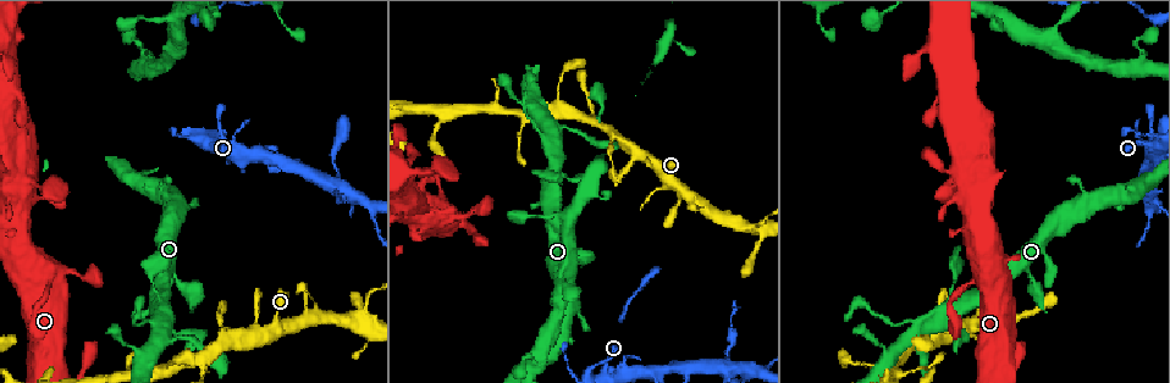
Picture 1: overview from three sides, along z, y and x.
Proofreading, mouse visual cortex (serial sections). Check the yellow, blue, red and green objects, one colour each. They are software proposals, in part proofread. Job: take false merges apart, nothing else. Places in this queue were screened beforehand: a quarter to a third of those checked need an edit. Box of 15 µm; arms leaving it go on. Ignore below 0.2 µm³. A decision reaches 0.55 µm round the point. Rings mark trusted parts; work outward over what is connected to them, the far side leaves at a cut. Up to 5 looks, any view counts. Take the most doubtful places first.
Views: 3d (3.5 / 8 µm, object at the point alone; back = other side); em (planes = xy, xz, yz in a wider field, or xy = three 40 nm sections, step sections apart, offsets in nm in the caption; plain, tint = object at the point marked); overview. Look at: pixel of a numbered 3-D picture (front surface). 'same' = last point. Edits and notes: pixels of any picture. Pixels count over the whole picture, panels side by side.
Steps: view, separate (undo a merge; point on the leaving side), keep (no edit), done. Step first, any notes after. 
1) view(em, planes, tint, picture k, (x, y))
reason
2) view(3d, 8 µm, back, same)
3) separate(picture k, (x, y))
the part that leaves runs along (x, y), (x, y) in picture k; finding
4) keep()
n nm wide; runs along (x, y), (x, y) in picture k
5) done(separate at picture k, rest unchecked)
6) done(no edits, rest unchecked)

view(3d, 3.5 µm, picture 1, (206, 357))
two arms in line, one across

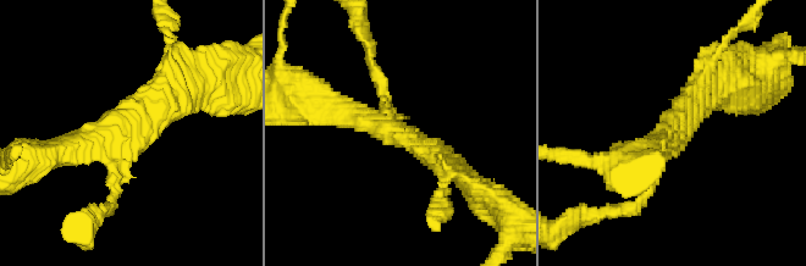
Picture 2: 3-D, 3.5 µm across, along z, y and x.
view(em, xy, step 2, tint, picture 2, (126, 124))
3 arms; arms of 200, 300, 300 nm; now the EM

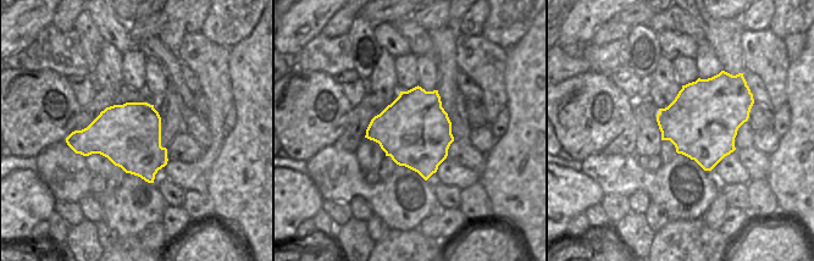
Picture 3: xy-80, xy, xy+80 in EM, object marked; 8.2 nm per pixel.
keep()
one cell here

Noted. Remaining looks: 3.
view(3d, 3.5 µm, picture 1, (653, 371))

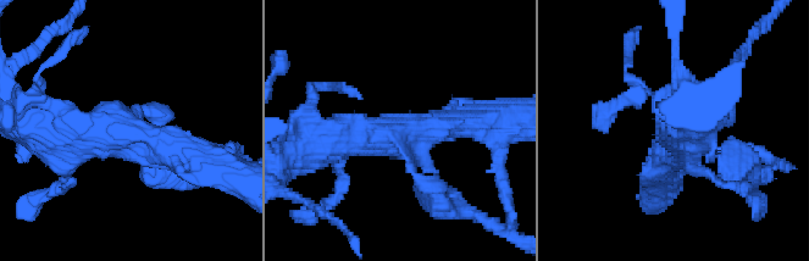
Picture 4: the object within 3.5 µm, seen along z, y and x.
view(em, xy, step 3, tint, picture 4, (128, 133))
3 arms; arms of 200, 400, 500 nm; need the tissue

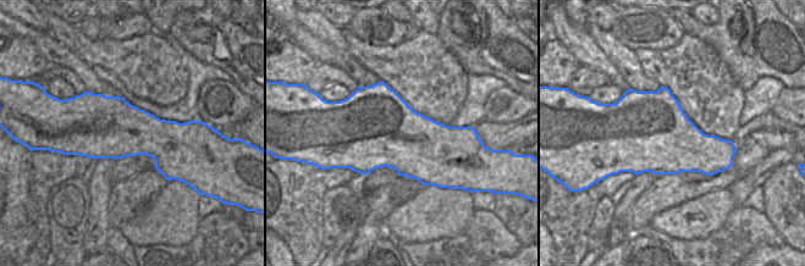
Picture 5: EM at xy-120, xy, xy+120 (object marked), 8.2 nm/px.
keep()
runs along (44, 123), (127, 134), (198, 161) in picture 4; all the same cell

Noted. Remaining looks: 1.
done(no edits, rest unchecked)

